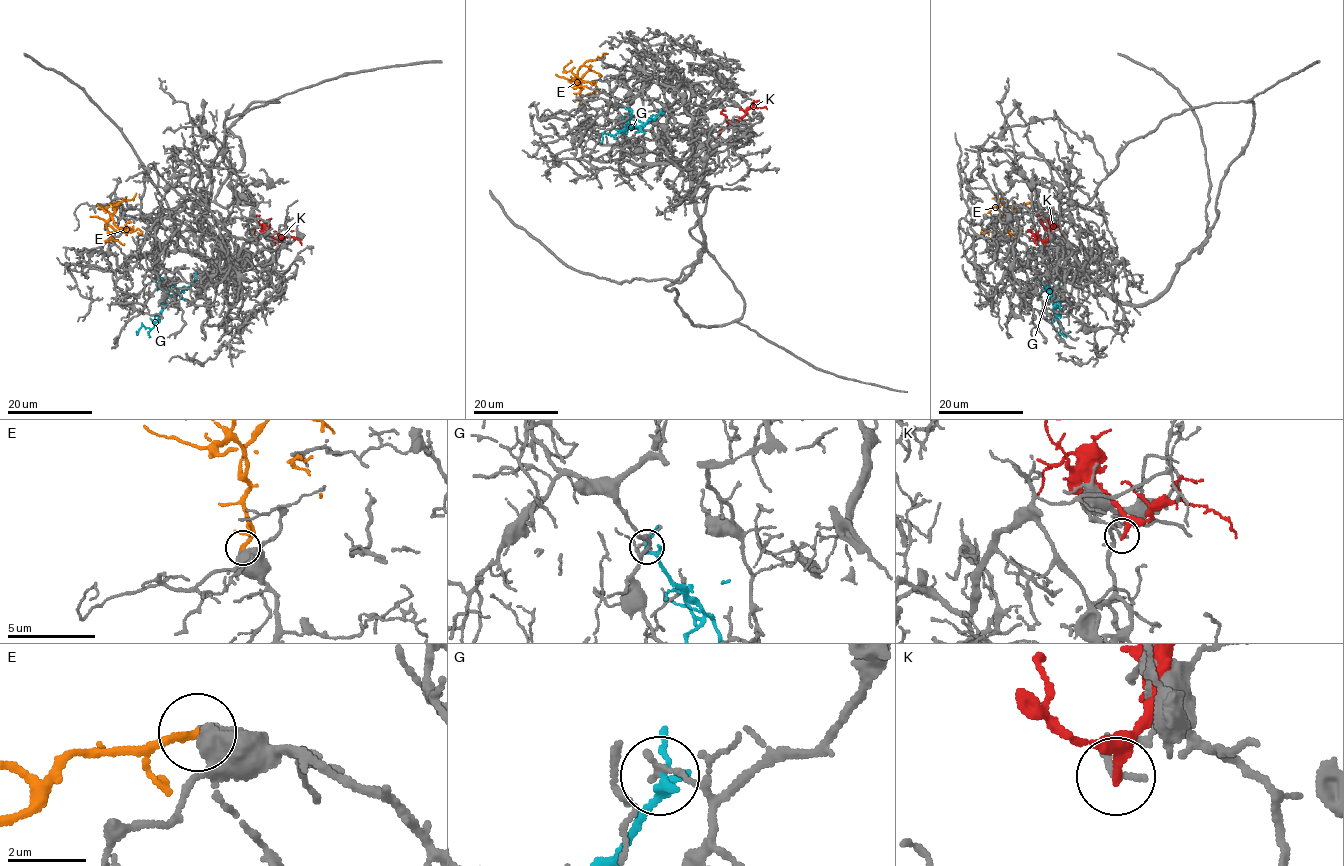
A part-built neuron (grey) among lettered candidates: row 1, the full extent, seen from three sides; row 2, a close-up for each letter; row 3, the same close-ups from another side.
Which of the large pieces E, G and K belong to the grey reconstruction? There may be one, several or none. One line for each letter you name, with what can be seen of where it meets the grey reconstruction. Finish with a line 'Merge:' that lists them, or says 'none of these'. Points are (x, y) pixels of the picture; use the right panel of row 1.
E: (1031, 202)
Merge: E

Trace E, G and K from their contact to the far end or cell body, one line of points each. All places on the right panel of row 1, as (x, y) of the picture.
E: (1031, 202), (1018, 204), (987, 232), (983, 228), (980, 233)
G: (1037, 277), (1053, 294), (1056, 320), (1063, 327), (1060, 331), (1063, 334), (1070, 331)
K: (1045, 244), (1052, 224), (1064, 236)

